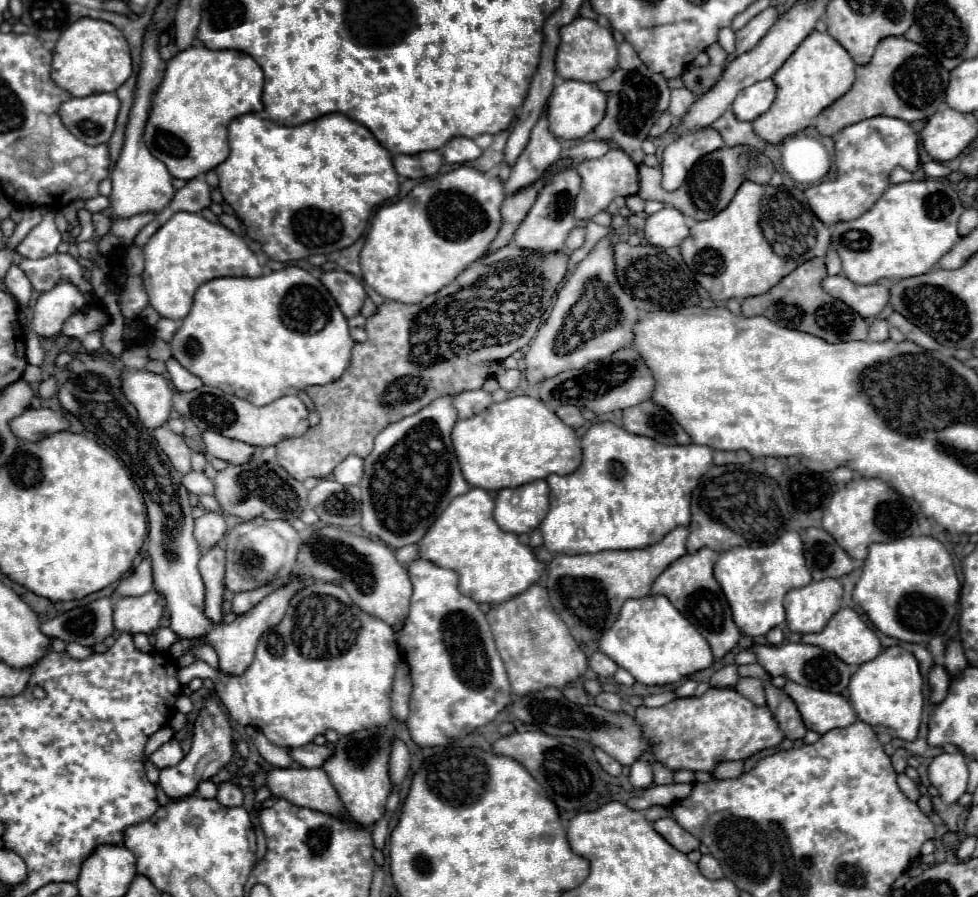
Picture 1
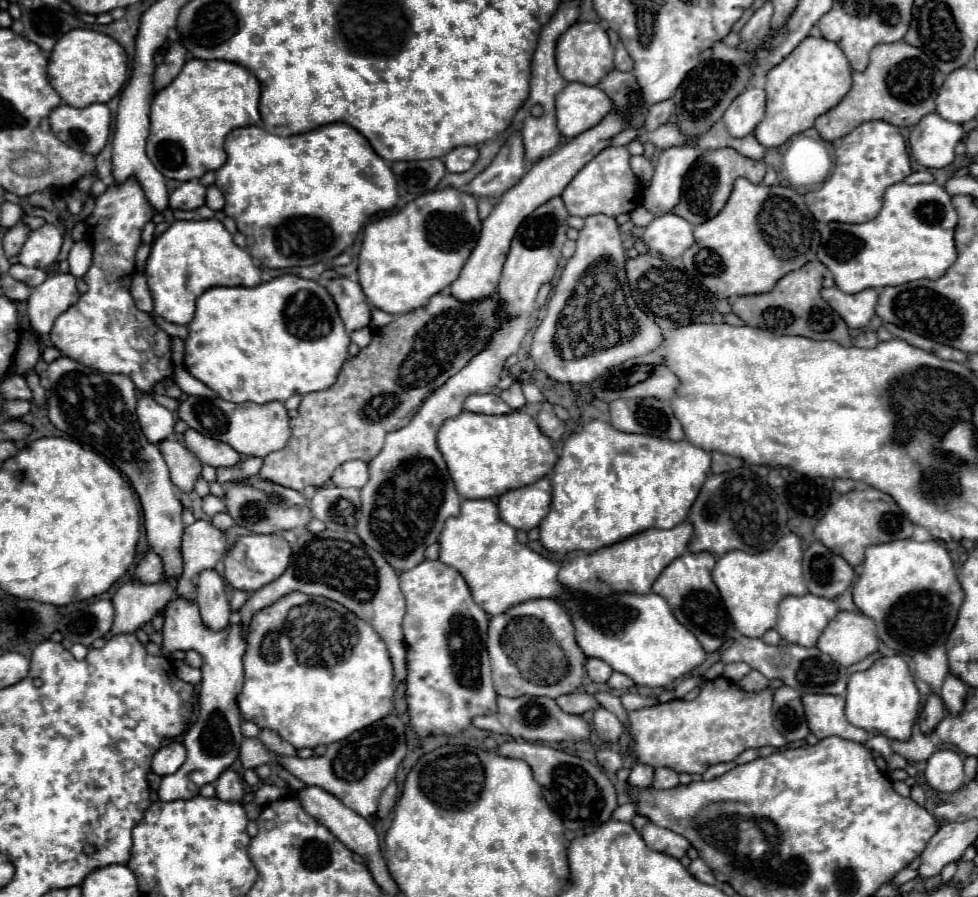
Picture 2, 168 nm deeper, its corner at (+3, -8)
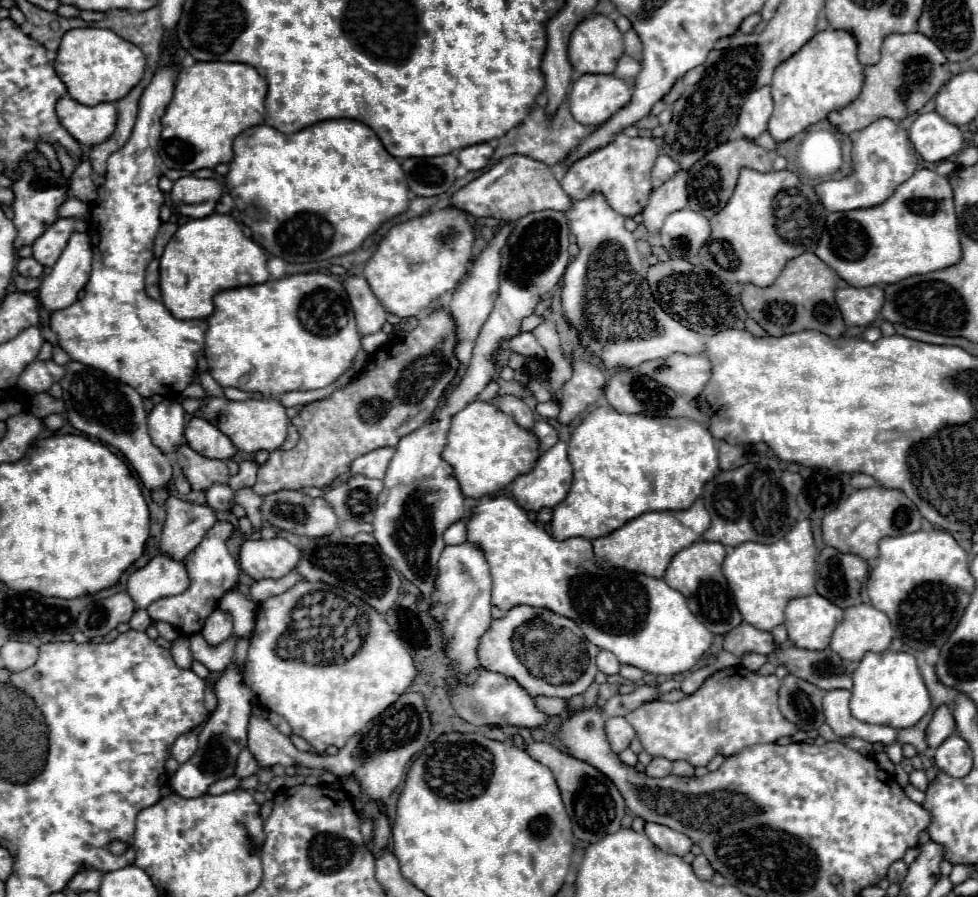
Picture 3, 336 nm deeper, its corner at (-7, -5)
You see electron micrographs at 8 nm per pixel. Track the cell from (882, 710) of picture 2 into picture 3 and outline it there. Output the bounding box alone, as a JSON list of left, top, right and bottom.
[852,653,930,729]

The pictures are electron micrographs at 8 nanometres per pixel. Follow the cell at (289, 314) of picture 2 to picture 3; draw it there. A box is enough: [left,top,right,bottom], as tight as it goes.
[206,273,360,397]

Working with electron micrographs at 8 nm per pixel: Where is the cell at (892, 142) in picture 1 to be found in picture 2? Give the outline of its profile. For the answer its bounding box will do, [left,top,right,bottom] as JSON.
[804,122,912,224]

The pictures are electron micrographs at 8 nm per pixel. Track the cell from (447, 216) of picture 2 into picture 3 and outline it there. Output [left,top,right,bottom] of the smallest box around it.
[364,207,474,317]

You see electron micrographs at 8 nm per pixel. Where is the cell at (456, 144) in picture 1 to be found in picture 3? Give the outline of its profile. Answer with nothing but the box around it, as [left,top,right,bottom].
[458,143,494,171]

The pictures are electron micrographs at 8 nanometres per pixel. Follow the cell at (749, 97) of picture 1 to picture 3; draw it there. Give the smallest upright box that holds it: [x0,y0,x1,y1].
[736,87,772,139]

